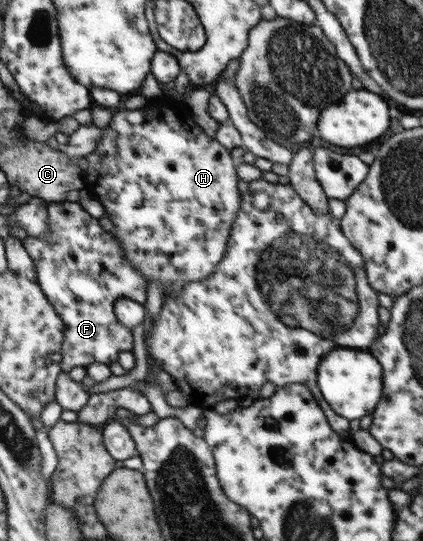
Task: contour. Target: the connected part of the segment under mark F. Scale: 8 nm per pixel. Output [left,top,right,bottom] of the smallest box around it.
[24,202,148,373]

